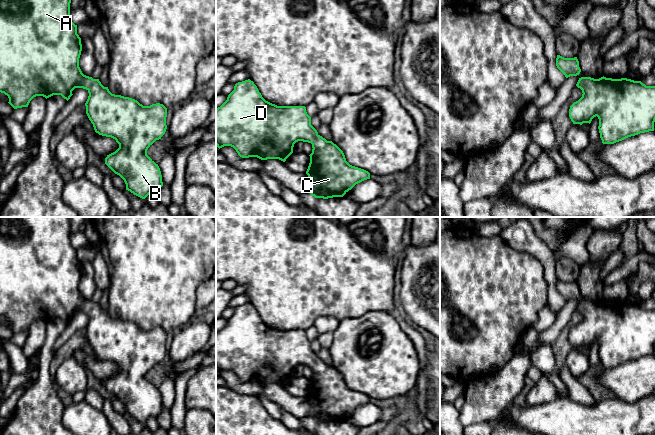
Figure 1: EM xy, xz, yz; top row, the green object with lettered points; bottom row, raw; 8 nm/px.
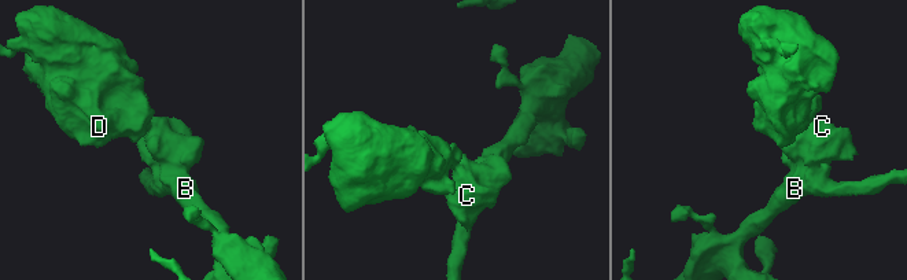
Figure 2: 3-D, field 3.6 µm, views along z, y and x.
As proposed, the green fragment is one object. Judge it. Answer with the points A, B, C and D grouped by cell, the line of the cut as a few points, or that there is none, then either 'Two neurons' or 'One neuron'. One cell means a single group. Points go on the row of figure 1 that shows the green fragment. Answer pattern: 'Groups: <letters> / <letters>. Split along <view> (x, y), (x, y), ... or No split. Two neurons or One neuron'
Groups: A B C D. No split. One neuron

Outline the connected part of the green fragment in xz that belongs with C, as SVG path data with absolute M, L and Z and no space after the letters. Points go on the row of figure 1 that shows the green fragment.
M250 79L238 82L234 90L228 95L227 100L216 109L216 146L233 147L242 158L257 157L261 160L279 159L283 162L293 153L294 144L298 141L312 144L310 163L306 174L310 180L309 193L315 198L343 197L356 184L370 179L370 173L364 169L350 165L343 151L332 141L327 141L320 136L311 125L311 117L306 112L305 106L277 106L266 101L257 86Z

